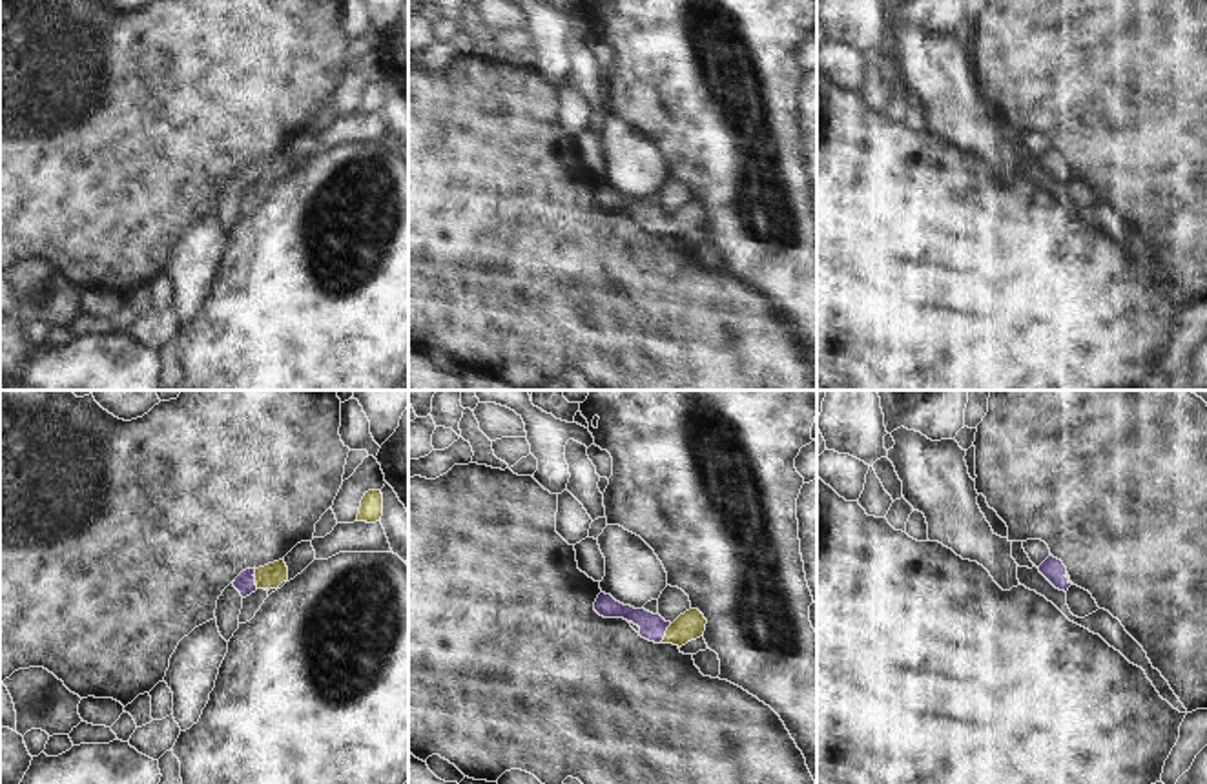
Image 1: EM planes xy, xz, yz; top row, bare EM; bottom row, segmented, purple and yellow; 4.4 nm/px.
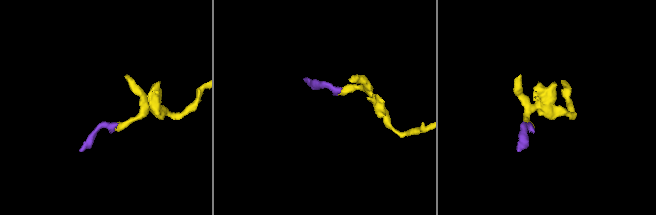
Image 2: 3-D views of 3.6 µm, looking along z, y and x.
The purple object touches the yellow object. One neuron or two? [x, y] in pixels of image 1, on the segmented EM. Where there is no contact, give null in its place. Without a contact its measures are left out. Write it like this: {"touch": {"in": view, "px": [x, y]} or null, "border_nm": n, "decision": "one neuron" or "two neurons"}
{"touch": {"in": "xy", "px": [254, 578]}, "border_nm": 90, "decision": "one neuron"}

